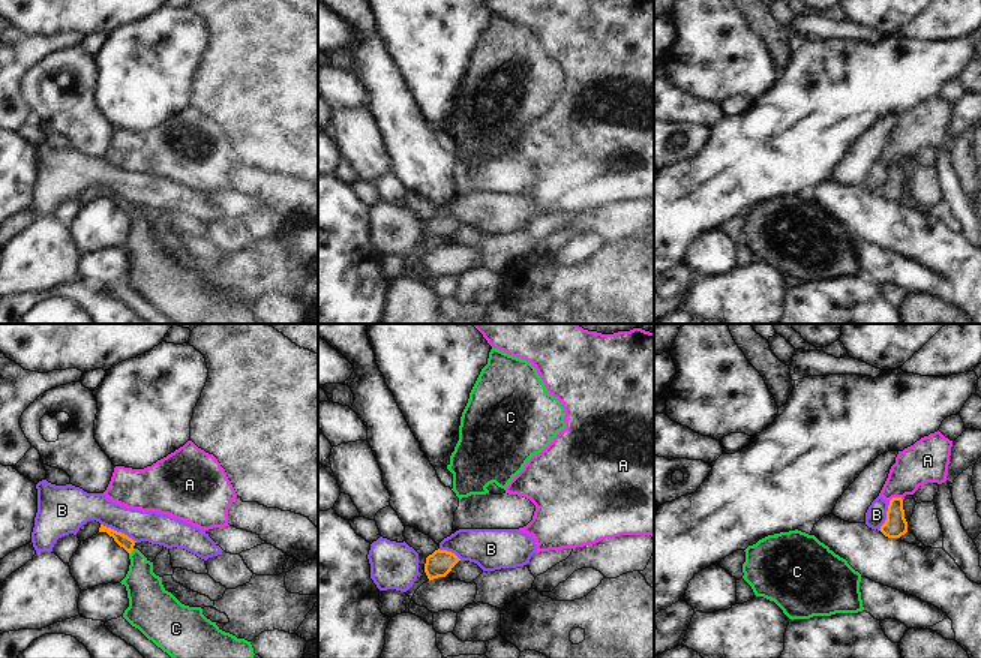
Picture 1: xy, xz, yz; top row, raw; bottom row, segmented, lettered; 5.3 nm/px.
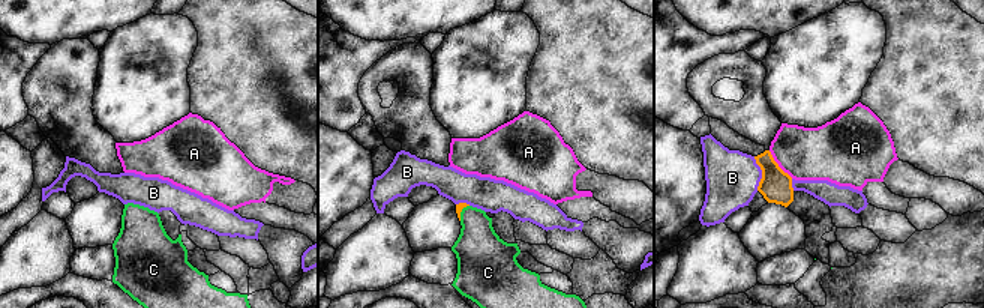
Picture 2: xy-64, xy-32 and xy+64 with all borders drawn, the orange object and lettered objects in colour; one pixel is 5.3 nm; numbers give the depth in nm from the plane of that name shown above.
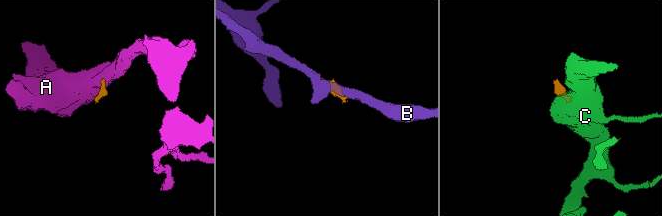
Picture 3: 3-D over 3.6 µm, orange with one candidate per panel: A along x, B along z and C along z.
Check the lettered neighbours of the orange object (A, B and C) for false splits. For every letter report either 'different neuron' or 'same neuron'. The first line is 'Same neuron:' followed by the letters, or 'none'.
Same neuron: C
A: different neuron
B: different neuron
C: same neuron

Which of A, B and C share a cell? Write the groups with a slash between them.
A / B / C

